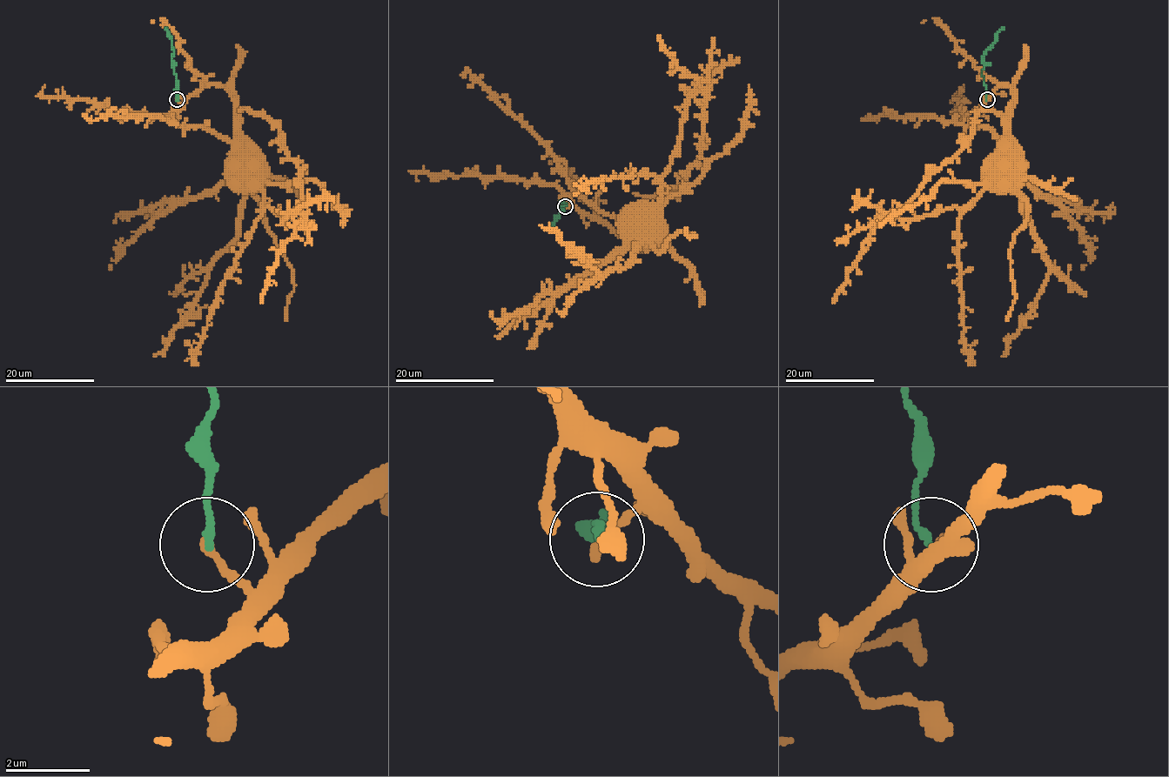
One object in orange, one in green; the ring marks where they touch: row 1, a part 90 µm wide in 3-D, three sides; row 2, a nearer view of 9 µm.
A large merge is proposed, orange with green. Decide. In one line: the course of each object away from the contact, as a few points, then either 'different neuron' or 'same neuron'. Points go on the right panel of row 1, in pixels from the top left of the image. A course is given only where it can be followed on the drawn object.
orange runs (987, 98), (984, 103), (1000, 85), (1012, 93), (1004, 113), (983, 110), (970, 137), (872, 231), (832, 304); green runs (986, 98), (982, 56), (1003, 28); same neuron

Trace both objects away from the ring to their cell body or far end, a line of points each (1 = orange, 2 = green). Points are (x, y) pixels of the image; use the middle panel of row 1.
1: (565, 207), (573, 204), (624, 234), (649, 198), (678, 189), (700, 153), (705, 90), (657, 35)
2: (565, 206), (566, 204), (560, 201), (560, 215), (552, 224)

